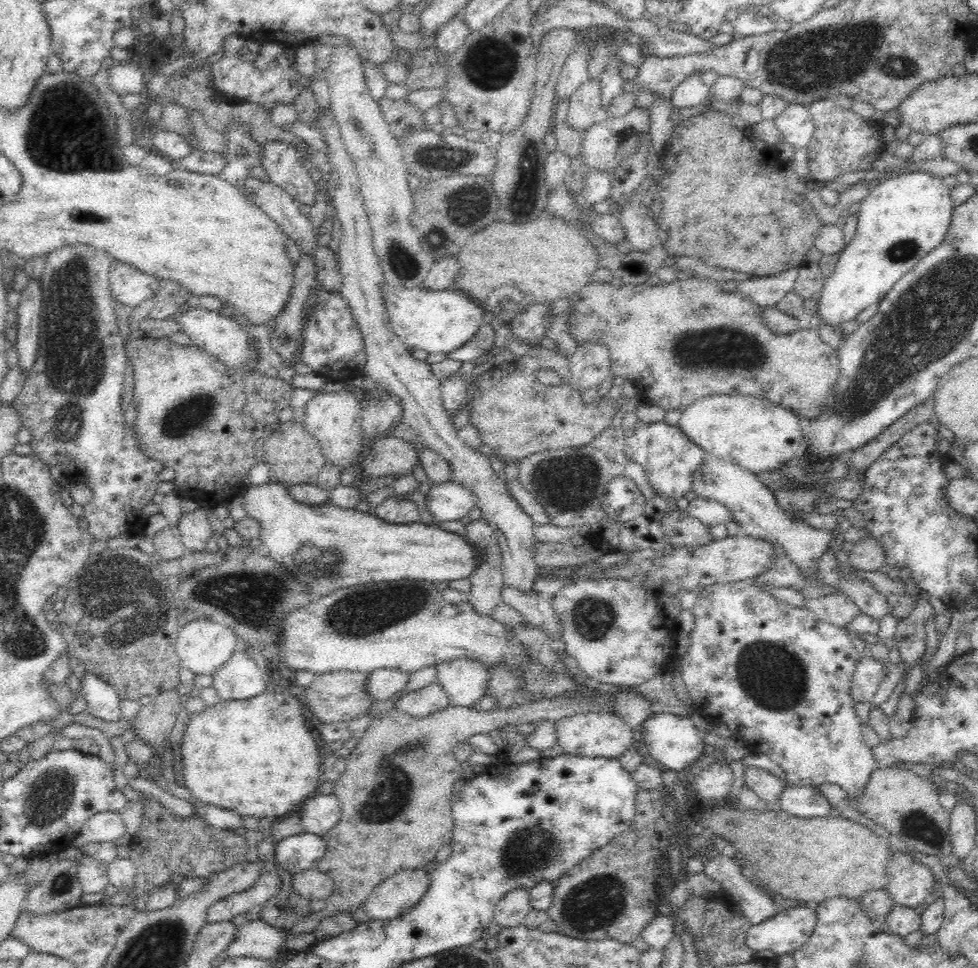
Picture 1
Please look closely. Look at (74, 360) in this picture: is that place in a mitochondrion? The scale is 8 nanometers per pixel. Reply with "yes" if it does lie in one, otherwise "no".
yes

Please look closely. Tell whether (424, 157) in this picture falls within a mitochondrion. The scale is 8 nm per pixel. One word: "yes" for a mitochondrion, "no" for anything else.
yes

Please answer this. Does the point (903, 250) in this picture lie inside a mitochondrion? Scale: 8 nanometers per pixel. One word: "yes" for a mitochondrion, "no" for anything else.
yes

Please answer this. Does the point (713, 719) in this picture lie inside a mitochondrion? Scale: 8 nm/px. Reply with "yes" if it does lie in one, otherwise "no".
no

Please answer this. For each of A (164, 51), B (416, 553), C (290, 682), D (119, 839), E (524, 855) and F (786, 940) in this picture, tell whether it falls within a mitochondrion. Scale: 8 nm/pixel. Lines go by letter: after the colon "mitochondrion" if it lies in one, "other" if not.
A: other
B: other
C: other
D: other
E: mitochondrion
F: other

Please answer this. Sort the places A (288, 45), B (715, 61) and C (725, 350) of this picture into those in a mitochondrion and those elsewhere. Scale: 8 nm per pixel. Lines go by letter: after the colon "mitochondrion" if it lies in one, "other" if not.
A: other
B: other
C: mitochondrion

